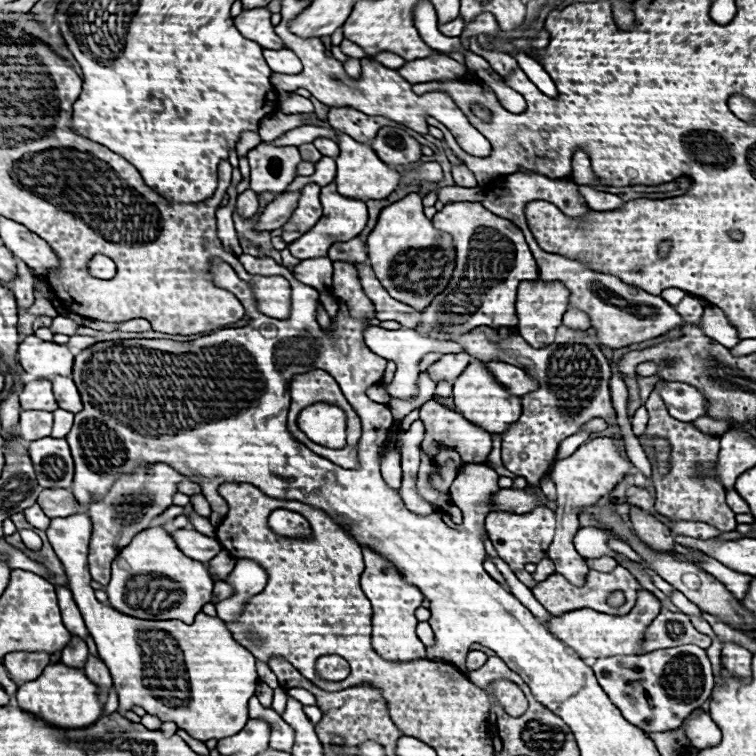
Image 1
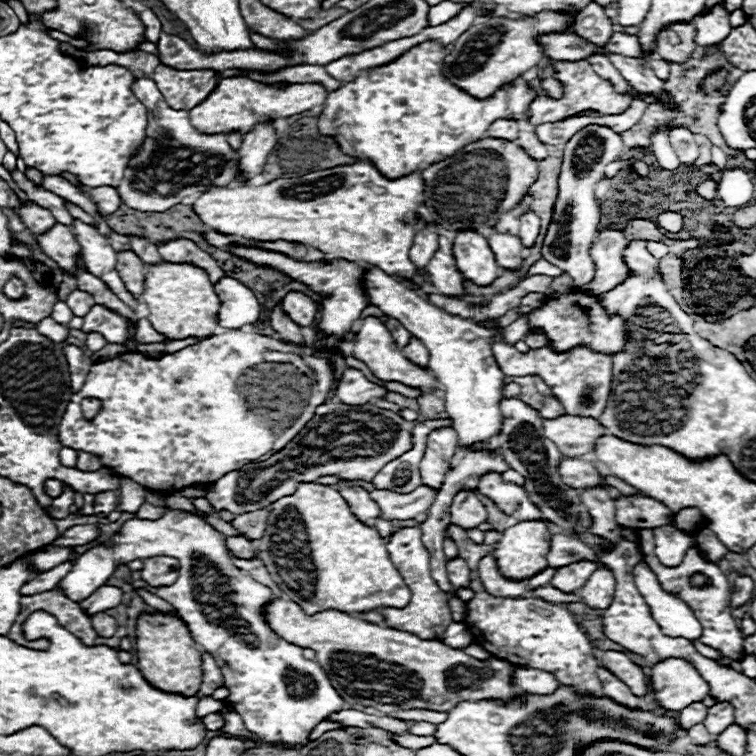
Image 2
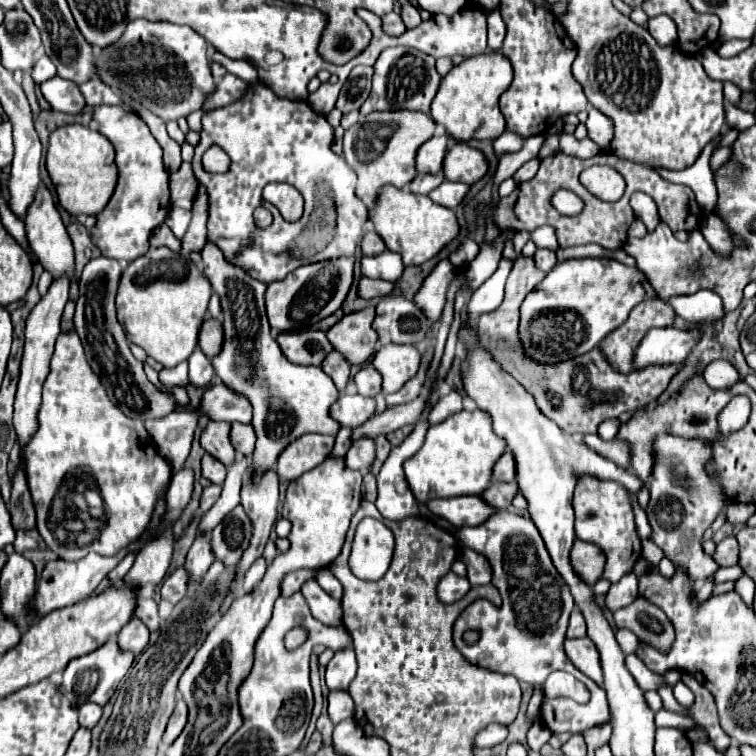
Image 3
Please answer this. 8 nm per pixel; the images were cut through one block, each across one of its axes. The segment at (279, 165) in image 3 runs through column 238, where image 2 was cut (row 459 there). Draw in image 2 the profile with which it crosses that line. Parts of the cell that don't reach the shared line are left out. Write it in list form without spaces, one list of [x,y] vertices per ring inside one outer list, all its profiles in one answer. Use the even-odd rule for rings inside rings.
[[[228,330],[224,334],[202,340],[194,346],[186,346],[180,352],[168,354],[168,356],[162,356],[162,358],[150,358],[150,356],[144,356],[140,352],[124,352],[114,360],[92,364],[84,386],[72,396],[72,400],[70,400],[70,404],[68,404],[68,408],[62,416],[62,422],[58,426],[60,428],[60,442],[66,448],[74,448],[74,450],[82,450],[82,452],[90,452],[90,454],[98,456],[102,460],[102,466],[110,468],[114,474],[128,476],[134,482],[138,482],[140,486],[150,488],[150,490],[160,492],[160,494],[172,494],[172,492],[186,488],[186,486],[212,484],[222,474],[226,474],[230,470],[238,470],[248,462],[268,460],[274,452],[280,452],[306,426],[308,420],[312,420],[316,406],[320,406],[328,398],[330,384],[332,384],[332,370],[328,366],[328,360],[324,360],[324,358],[316,358],[316,356],[302,358],[302,356],[272,352],[272,350],[266,348],[266,346],[270,346],[266,342],[268,342],[268,338],[260,336],[260,334],[244,334],[240,330]],[[90,396],[102,400],[102,412],[92,422],[86,422],[82,412],[80,412],[80,402],[82,402],[82,398],[90,398]]]

